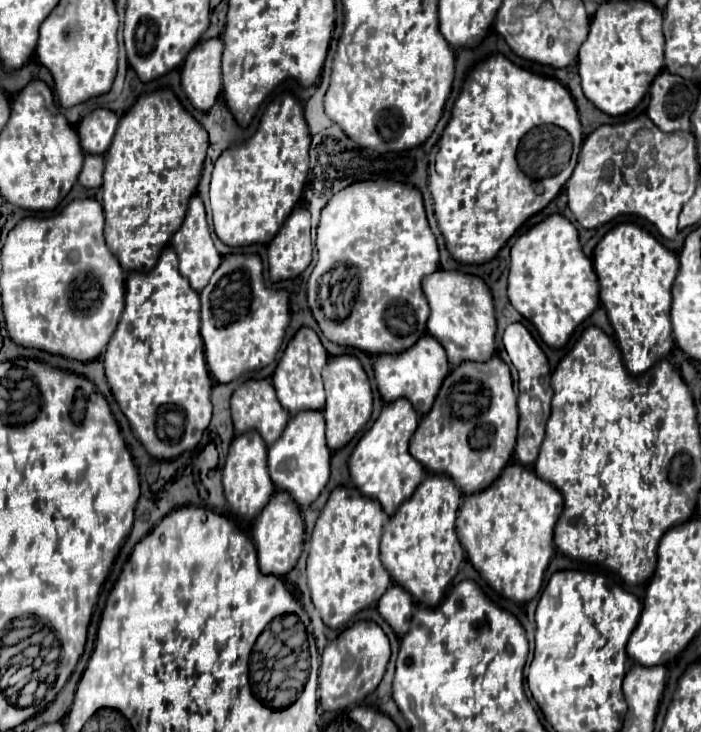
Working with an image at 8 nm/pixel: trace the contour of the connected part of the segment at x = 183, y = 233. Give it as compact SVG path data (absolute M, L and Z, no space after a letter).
M199 196L191 198L187 216L185 216L181 228L171 238L171 246L179 256L181 276L185 276L189 280L189 284L195 292L201 292L201 288L205 288L205 284L209 284L209 276L213 276L213 272L217 270L217 264L221 264L221 256L213 246L209 226L207 226L207 218L205 218L205 208L203 208L203 202Z

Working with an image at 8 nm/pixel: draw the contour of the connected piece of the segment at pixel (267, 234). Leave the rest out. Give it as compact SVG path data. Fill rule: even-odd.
M283 94L273 100L253 138L221 154L211 178L211 212L217 238L227 246L269 244L299 204L309 170L309 128L301 104Z

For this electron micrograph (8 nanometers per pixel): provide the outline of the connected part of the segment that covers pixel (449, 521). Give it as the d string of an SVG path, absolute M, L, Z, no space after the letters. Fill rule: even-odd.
M427 474L415 494L403 502L383 526L381 562L385 570L391 574L397 586L405 588L417 604L427 608L439 606L449 584L457 576L461 562L465 560L465 550L461 548L455 532L455 518L461 500L463 492L449 476Z

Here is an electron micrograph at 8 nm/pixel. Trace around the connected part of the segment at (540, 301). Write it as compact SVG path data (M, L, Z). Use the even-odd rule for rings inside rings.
M553 214L517 238L511 248L509 302L527 318L549 348L563 348L575 328L599 306L599 282L591 260L583 254L577 228Z

